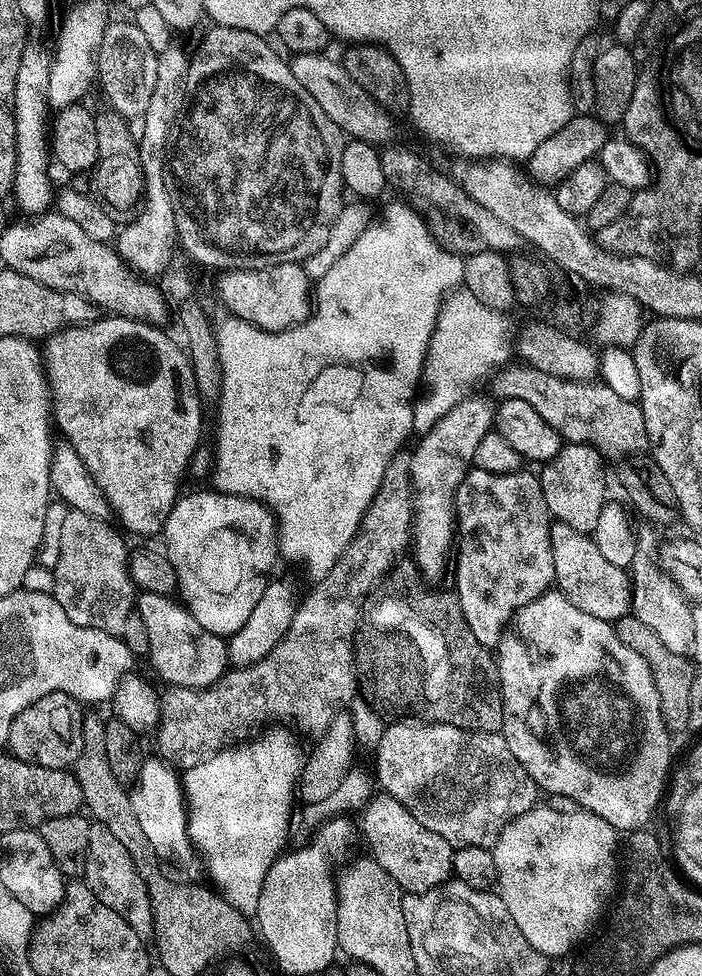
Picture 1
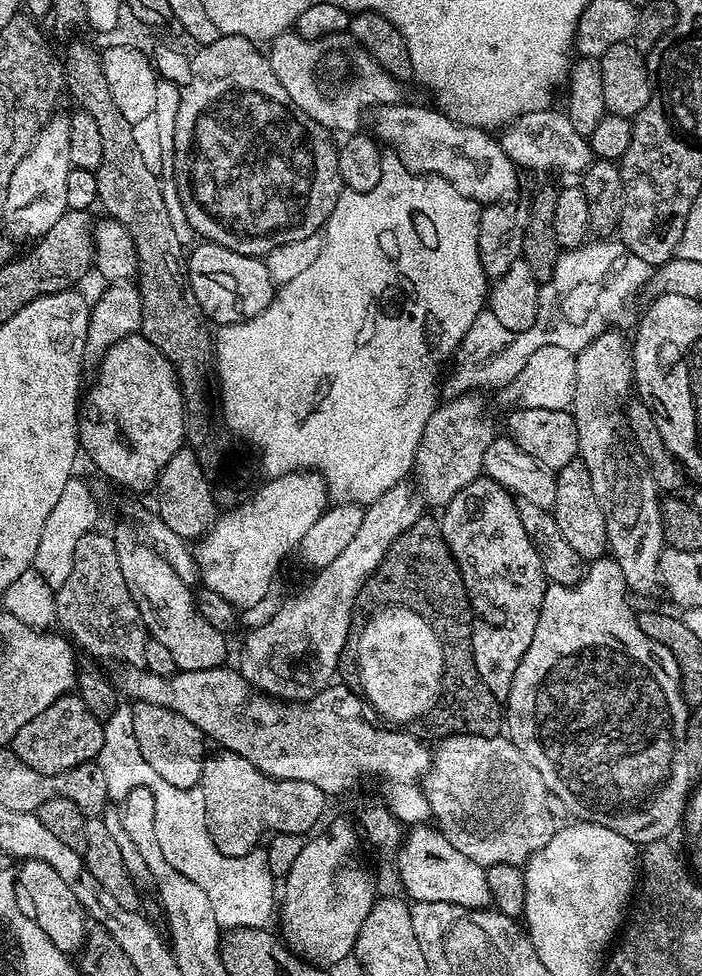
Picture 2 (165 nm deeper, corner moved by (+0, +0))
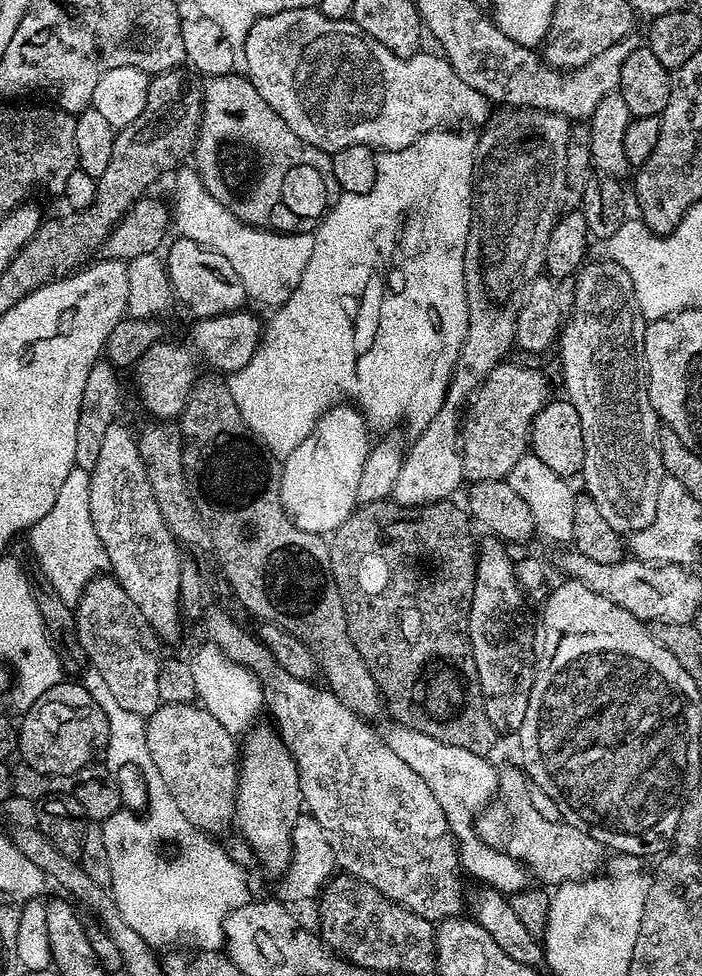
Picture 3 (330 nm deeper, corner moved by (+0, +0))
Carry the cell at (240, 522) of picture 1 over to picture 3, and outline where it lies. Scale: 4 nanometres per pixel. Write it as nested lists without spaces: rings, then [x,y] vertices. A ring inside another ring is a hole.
[[[341,402],[335,408],[329,408],[320,415],[320,420],[314,430],[289,456],[283,457],[280,470],[280,497],[286,514],[299,528],[307,532],[331,534],[335,532],[350,514],[358,508],[358,482],[362,478],[362,466],[368,457],[370,447],[370,429],[364,413],[348,402]]]

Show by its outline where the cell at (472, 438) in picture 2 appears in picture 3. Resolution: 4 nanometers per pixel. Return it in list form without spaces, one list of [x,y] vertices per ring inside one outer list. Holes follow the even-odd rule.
[[[505,362],[494,366],[476,387],[462,416],[464,474],[469,481],[502,480],[514,470],[514,462],[530,448],[532,423],[550,399],[548,380],[536,368]]]

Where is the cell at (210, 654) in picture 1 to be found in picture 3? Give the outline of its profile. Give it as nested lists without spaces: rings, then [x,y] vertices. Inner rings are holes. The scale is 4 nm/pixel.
[[[114,423],[106,430],[98,466],[90,474],[90,518],[106,550],[111,575],[130,594],[134,606],[142,610],[142,618],[150,622],[161,641],[168,642],[179,638],[182,623],[179,592],[182,548],[170,534],[162,510],[158,510],[158,498],[154,498],[137,437],[120,427]]]

